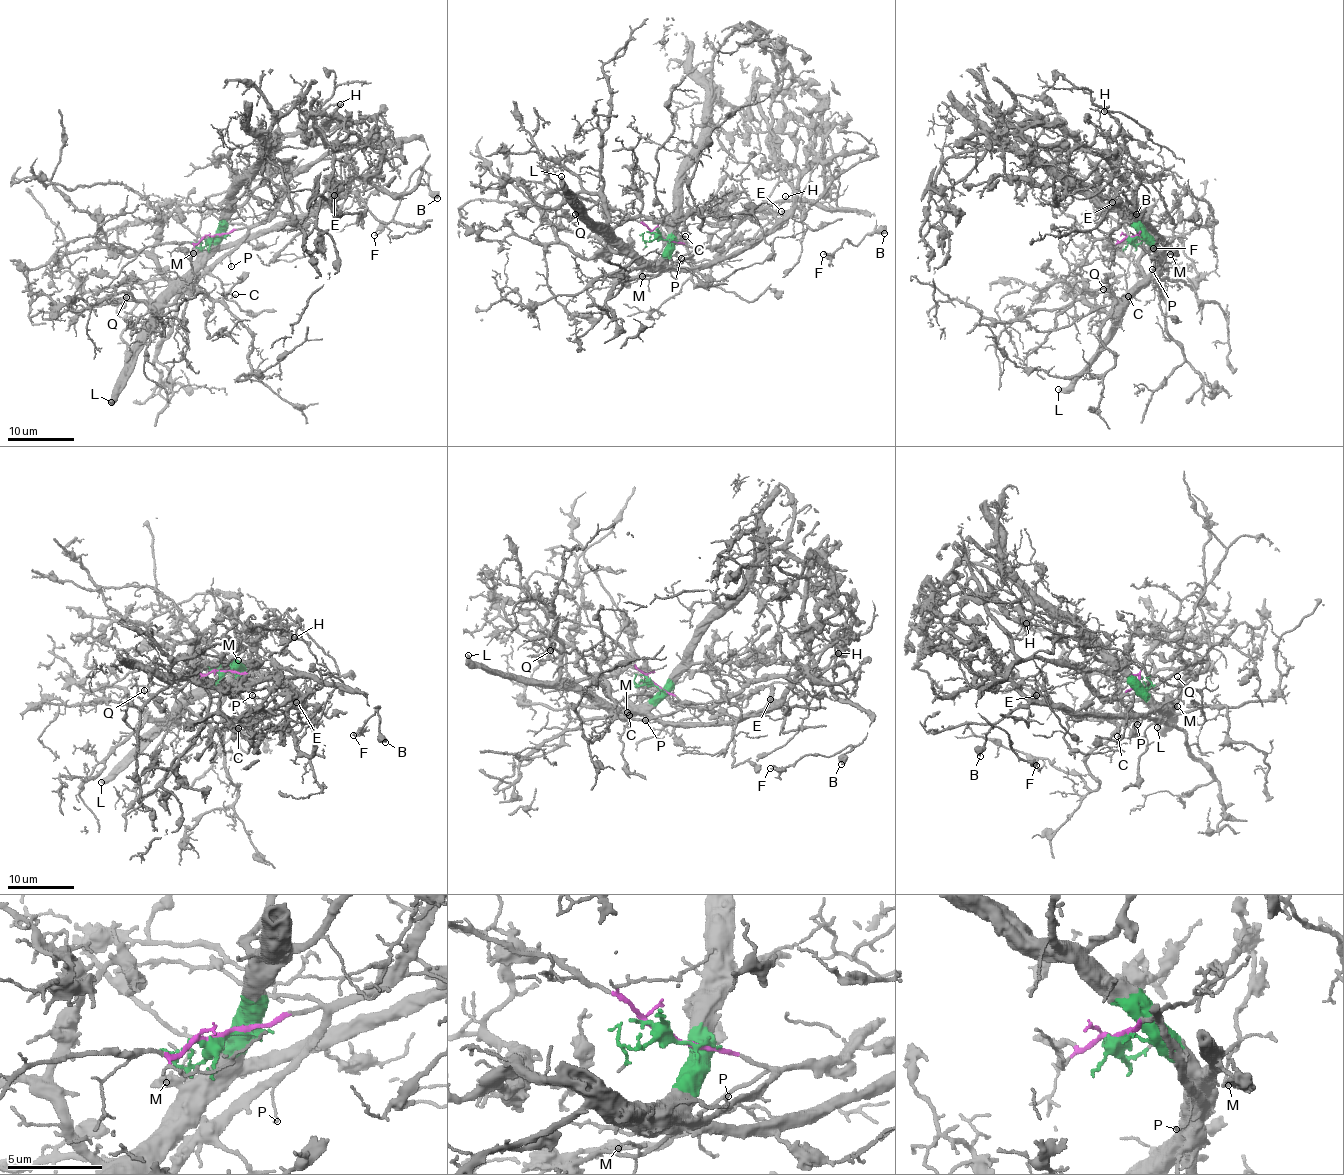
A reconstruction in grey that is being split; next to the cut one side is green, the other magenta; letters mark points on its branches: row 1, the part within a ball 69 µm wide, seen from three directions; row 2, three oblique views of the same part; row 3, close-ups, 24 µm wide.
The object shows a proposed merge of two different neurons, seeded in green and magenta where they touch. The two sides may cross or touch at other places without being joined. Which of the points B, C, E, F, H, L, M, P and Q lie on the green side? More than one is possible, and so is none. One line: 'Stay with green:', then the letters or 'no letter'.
Stay with green: C, H, L, M, Q

